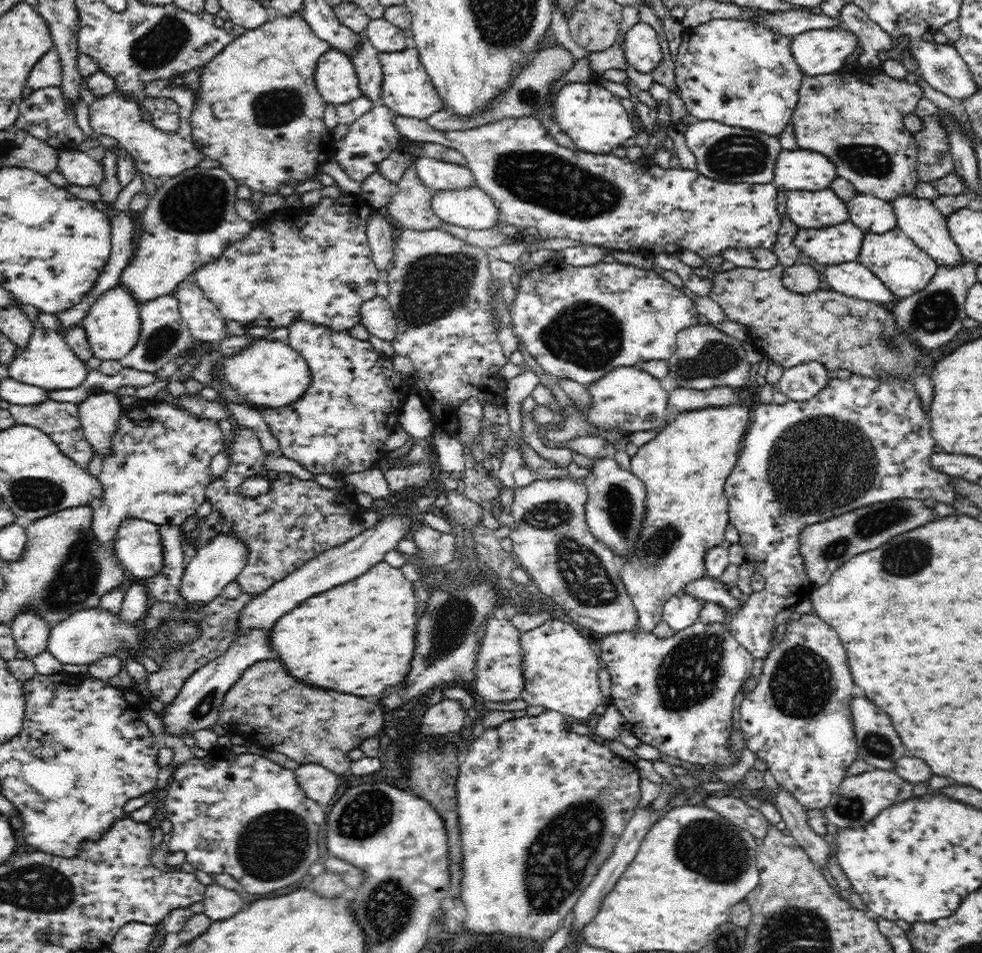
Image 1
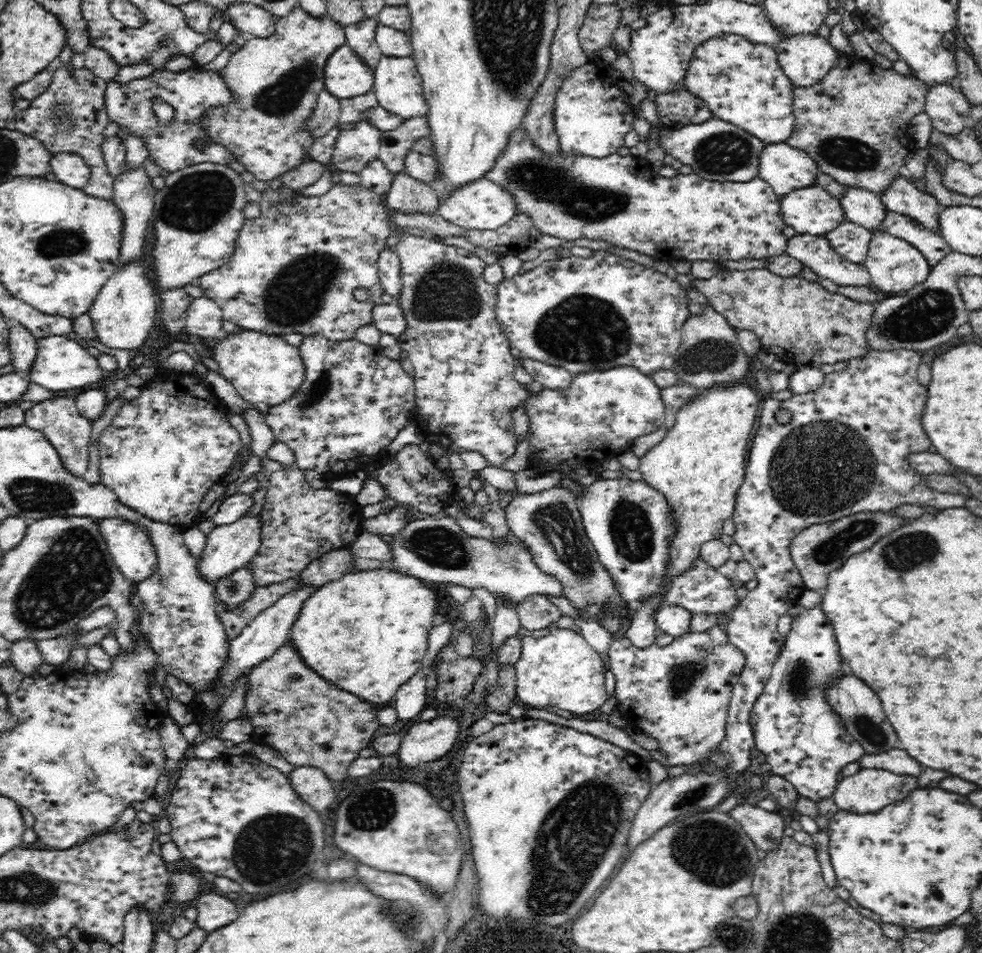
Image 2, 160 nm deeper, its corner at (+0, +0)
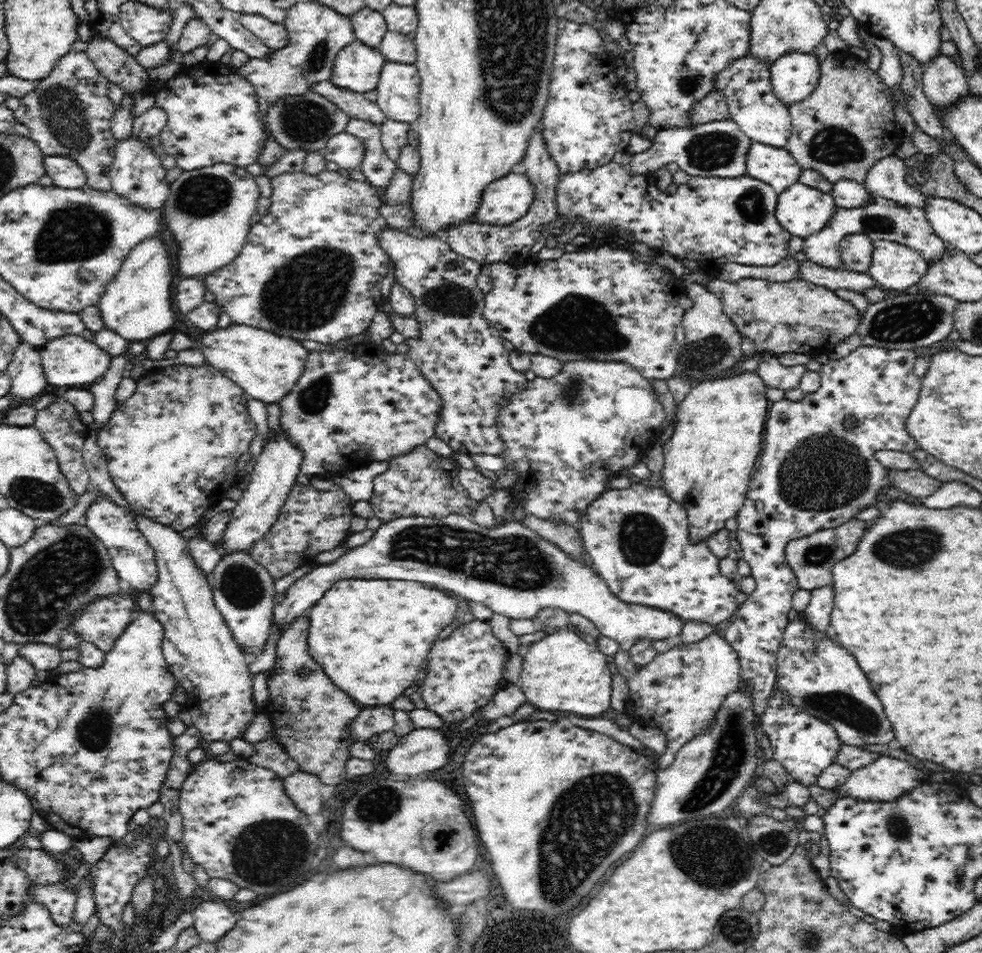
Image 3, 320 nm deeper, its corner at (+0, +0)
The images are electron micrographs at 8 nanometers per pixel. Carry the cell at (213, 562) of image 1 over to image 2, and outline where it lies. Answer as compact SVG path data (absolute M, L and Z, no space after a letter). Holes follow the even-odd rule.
M256 514L256 516L242 516L230 525L215 527L207 534L204 552L202 552L202 556L197 559L196 565L198 565L200 577L204 578L214 587L220 578L226 578L226 575L238 569L250 566L251 560L259 552L262 540L262 537L260 537L262 526L261 517L259 514Z

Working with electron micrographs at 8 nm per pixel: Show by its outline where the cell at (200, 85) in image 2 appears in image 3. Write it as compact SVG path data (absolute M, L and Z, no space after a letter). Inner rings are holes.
M220 64L210 70L192 72L188 68L186 74L180 73L172 80L158 80L153 86L156 94L156 107L167 115L166 124L160 132L160 150L164 154L170 154L176 159L175 166L184 171L198 170L216 163L228 163L242 168L256 164L262 144L266 142L266 129L263 113L259 110L258 97L254 92L254 85L246 81L244 77L230 74L220 74Z

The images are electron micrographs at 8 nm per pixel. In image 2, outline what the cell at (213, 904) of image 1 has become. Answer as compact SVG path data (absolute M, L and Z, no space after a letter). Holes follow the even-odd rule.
M203 892L194 900L198 912L195 926L208 932L219 930L238 918L240 910L224 894Z

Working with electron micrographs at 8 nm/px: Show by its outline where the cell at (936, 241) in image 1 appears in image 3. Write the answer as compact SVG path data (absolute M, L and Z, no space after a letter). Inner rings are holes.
M897 156L883 158L866 173L863 185L872 195L888 198L902 206L924 208L925 196L905 178L904 161Z

